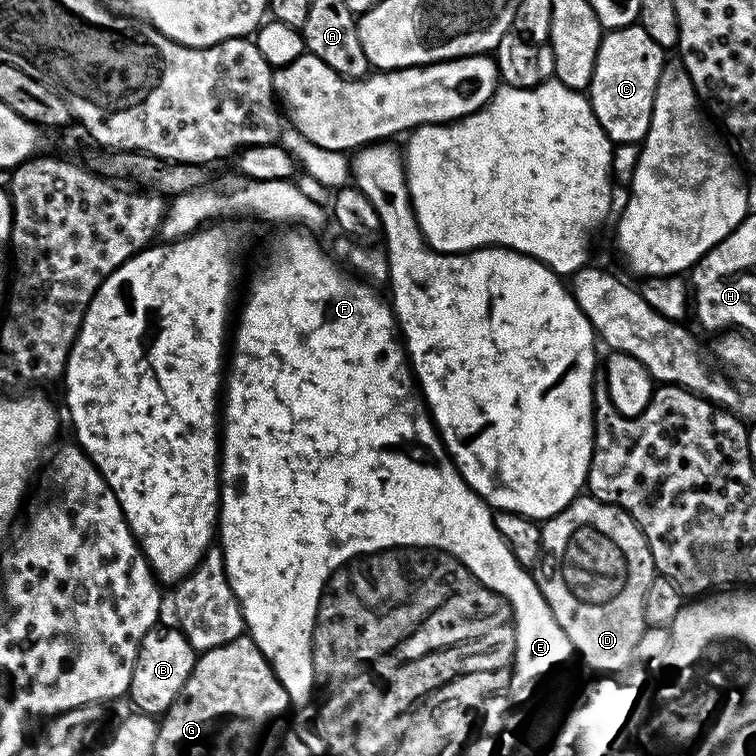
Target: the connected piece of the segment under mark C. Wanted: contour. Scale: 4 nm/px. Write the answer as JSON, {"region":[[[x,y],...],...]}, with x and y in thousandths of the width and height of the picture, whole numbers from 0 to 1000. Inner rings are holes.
{"region":[[[845,30],[835,32],[831,37],[812,37],[795,46],[780,112],[780,131],[786,151],[811,192],[845,192],[860,172],[865,124],[880,78],[880,65],[873,63],[870,56],[865,56],[865,50],[847,37]]]}

